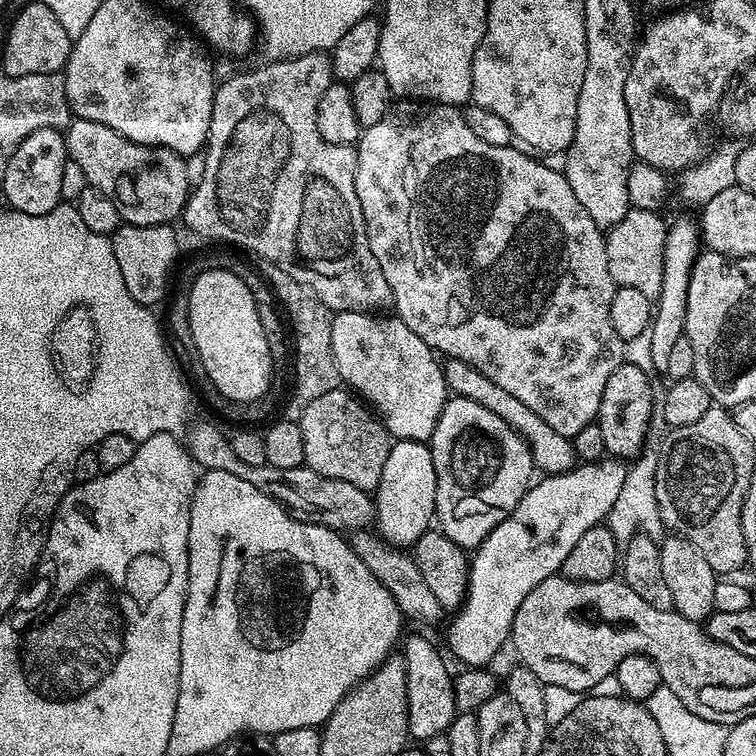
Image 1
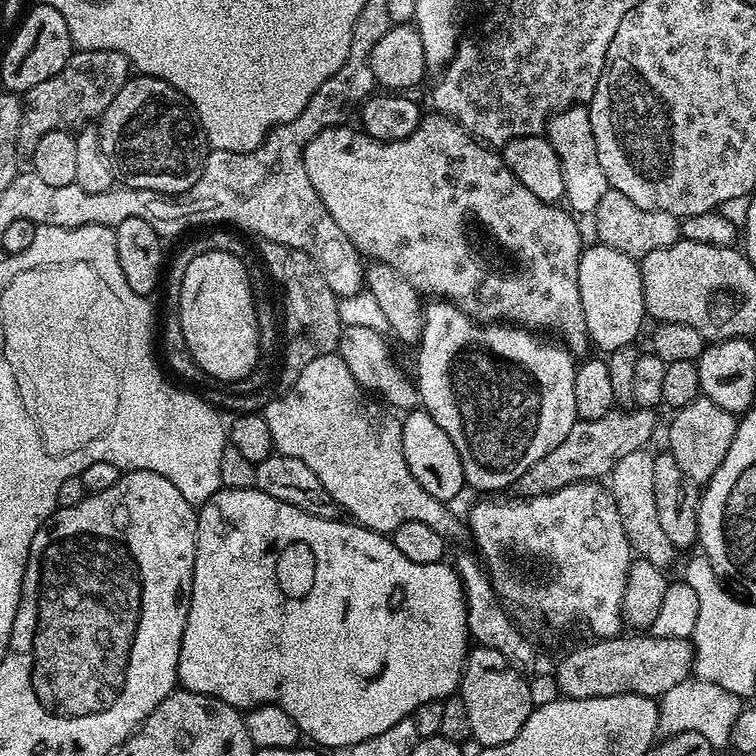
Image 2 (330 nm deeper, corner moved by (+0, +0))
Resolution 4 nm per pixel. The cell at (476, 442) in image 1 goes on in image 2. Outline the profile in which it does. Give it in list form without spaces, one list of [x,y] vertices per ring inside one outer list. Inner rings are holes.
[[[443,298],[437,299],[425,307],[422,338],[415,349],[417,352],[414,379],[420,394],[420,404],[423,411],[428,412],[430,418],[434,418],[434,422],[438,422],[438,426],[442,426],[442,430],[446,430],[450,442],[454,442],[454,450],[458,450],[458,458],[462,458],[465,485],[469,489],[477,488],[480,494],[496,494],[499,493],[496,492],[499,488],[511,489],[520,476],[526,474],[526,470],[530,470],[530,466],[534,466],[534,462],[538,462],[547,452],[554,450],[554,446],[558,446],[558,442],[562,442],[562,438],[566,438],[566,434],[570,434],[570,430],[577,422],[578,417],[574,410],[574,374],[577,361],[572,353],[559,343],[556,343],[557,345],[547,344],[546,341],[539,340],[536,336],[539,335],[535,331],[519,326],[509,326],[504,322],[471,320],[462,310],[458,310]]]

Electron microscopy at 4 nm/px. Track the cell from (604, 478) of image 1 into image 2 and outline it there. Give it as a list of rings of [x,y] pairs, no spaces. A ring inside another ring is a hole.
[[[222,487],[220,491],[214,493],[204,504],[199,505],[196,521],[198,522],[198,542],[196,543],[196,553],[194,554],[194,578],[192,579],[192,597],[190,598],[190,610],[186,618],[186,630],[182,634],[182,646],[178,654],[178,670],[176,678],[179,687],[185,692],[197,692],[206,694],[210,698],[218,698],[230,706],[241,710],[257,708],[259,704],[277,704],[294,718],[296,725],[300,727],[301,733],[308,736],[313,745],[324,748],[344,748],[351,749],[352,745],[358,742],[366,742],[366,738],[374,738],[374,734],[382,734],[382,730],[390,730],[398,722],[409,719],[412,713],[418,710],[422,702],[431,700],[443,700],[446,696],[451,696],[460,687],[460,676],[464,673],[464,662],[468,658],[470,651],[470,637],[468,635],[468,603],[464,597],[464,583],[460,581],[460,575],[456,573],[455,567],[451,563],[441,562],[439,564],[419,564],[410,562],[398,546],[383,532],[375,532],[369,528],[363,528],[360,524],[349,522],[347,519],[316,517],[314,514],[300,512],[298,506],[281,504],[277,498],[261,495],[259,489],[247,488],[246,490],[234,490],[233,488]]]

